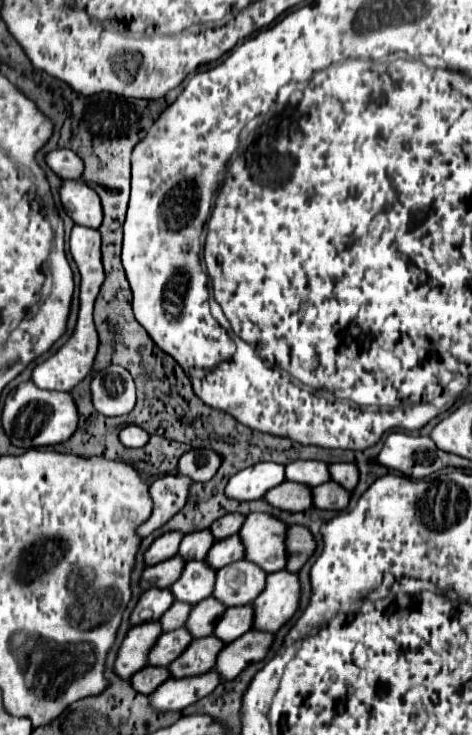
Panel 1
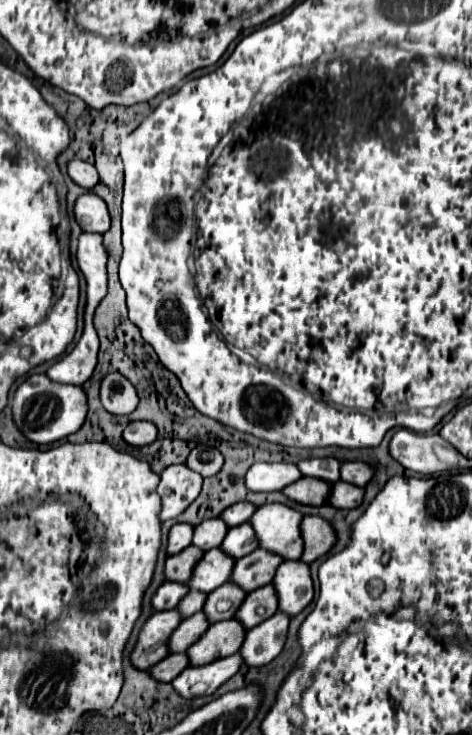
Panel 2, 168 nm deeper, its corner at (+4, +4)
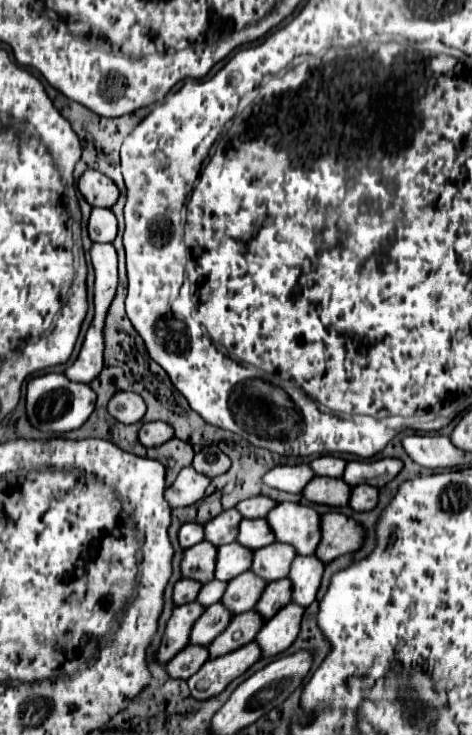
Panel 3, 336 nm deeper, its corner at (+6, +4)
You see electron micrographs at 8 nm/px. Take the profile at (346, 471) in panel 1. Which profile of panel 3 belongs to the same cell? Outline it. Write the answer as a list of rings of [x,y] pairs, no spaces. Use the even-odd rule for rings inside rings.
[[[378,459],[378,461],[350,461],[344,471],[344,481],[350,487],[356,485],[374,485],[374,487],[384,487],[390,483],[400,471],[404,463],[400,459]]]

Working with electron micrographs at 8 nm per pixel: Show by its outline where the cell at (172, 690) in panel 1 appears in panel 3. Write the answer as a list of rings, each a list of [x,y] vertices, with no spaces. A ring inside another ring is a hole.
[[[252,641],[218,659],[208,659],[202,665],[202,669],[188,679],[192,697],[196,699],[216,697],[226,689],[228,683],[232,683],[236,677],[246,673],[260,657],[262,657],[262,649],[258,647],[256,641]]]

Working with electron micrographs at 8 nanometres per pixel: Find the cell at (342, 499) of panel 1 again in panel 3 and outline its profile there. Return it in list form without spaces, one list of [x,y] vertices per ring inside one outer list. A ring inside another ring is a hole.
[[[358,485],[352,489],[350,507],[354,511],[372,511],[378,505],[378,489],[370,485]]]

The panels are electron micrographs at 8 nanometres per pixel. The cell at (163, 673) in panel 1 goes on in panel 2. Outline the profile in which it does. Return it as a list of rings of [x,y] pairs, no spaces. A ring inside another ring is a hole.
[[[172,653],[168,657],[164,657],[158,665],[154,665],[150,669],[152,673],[152,679],[156,681],[162,681],[162,683],[170,683],[172,679],[176,679],[182,669],[188,667],[188,657],[184,653]]]

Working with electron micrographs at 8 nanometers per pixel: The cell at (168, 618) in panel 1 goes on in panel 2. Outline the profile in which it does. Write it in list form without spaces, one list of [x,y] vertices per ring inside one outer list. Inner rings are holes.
[[[190,591],[190,593],[176,605],[176,611],[186,619],[186,617],[198,613],[198,611],[202,609],[204,601],[206,601],[206,595],[204,595],[204,593],[200,593],[200,591]]]

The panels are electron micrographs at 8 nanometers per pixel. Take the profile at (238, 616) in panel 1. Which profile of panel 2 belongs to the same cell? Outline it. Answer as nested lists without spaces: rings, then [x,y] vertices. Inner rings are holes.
[[[264,585],[246,595],[246,599],[242,601],[234,617],[242,627],[252,629],[276,613],[276,603],[278,599],[276,599],[272,585]]]

